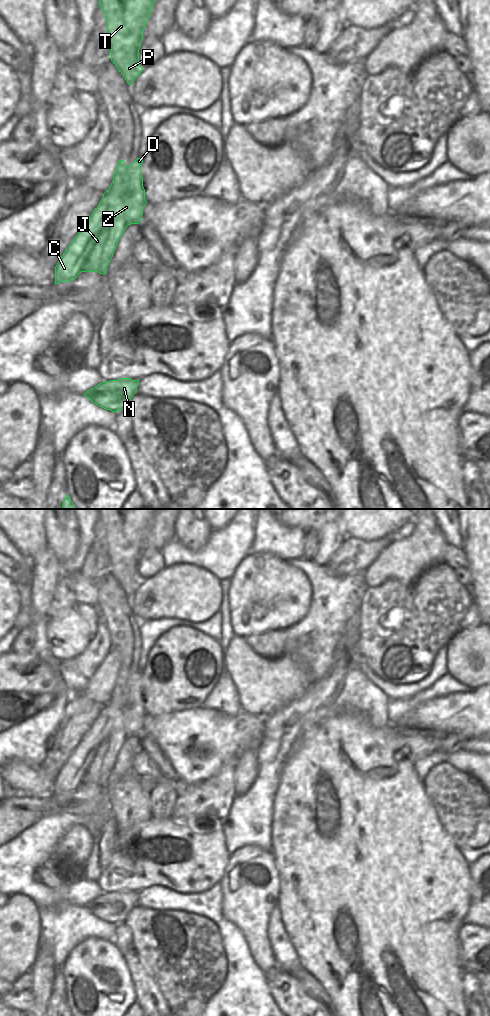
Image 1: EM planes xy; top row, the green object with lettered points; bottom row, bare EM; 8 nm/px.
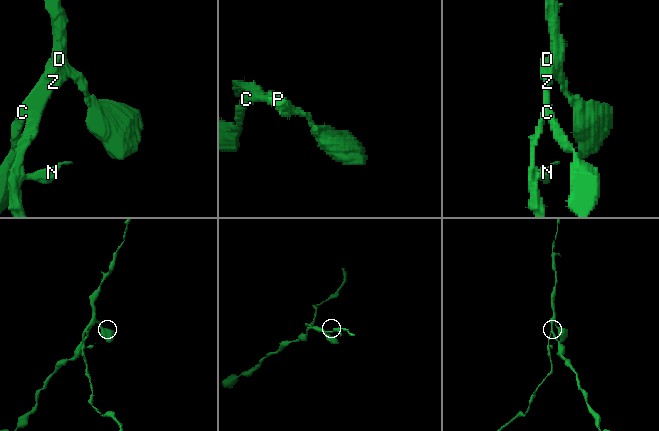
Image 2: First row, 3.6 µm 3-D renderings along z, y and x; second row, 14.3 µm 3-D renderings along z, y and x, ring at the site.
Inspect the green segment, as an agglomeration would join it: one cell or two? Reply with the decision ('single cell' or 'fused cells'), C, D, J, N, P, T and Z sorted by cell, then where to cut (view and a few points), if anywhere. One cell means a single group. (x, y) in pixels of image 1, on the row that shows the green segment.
fused cells | C D J P T Z / N | xy (88, 271), (94, 266), (99, 266), (103, 273)

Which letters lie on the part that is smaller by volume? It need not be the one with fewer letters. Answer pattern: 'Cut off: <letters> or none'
Cut off: N

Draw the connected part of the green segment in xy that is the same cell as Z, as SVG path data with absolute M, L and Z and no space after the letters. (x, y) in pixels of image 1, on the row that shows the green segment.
M143 158L130 166L118 161L109 189L59 259L55 284L70 282L94 266L100 266L105 275L119 239L128 225L140 223L147 203L142 163Z

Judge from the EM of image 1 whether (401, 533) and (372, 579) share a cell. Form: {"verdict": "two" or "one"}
{"verdict": "two"}

